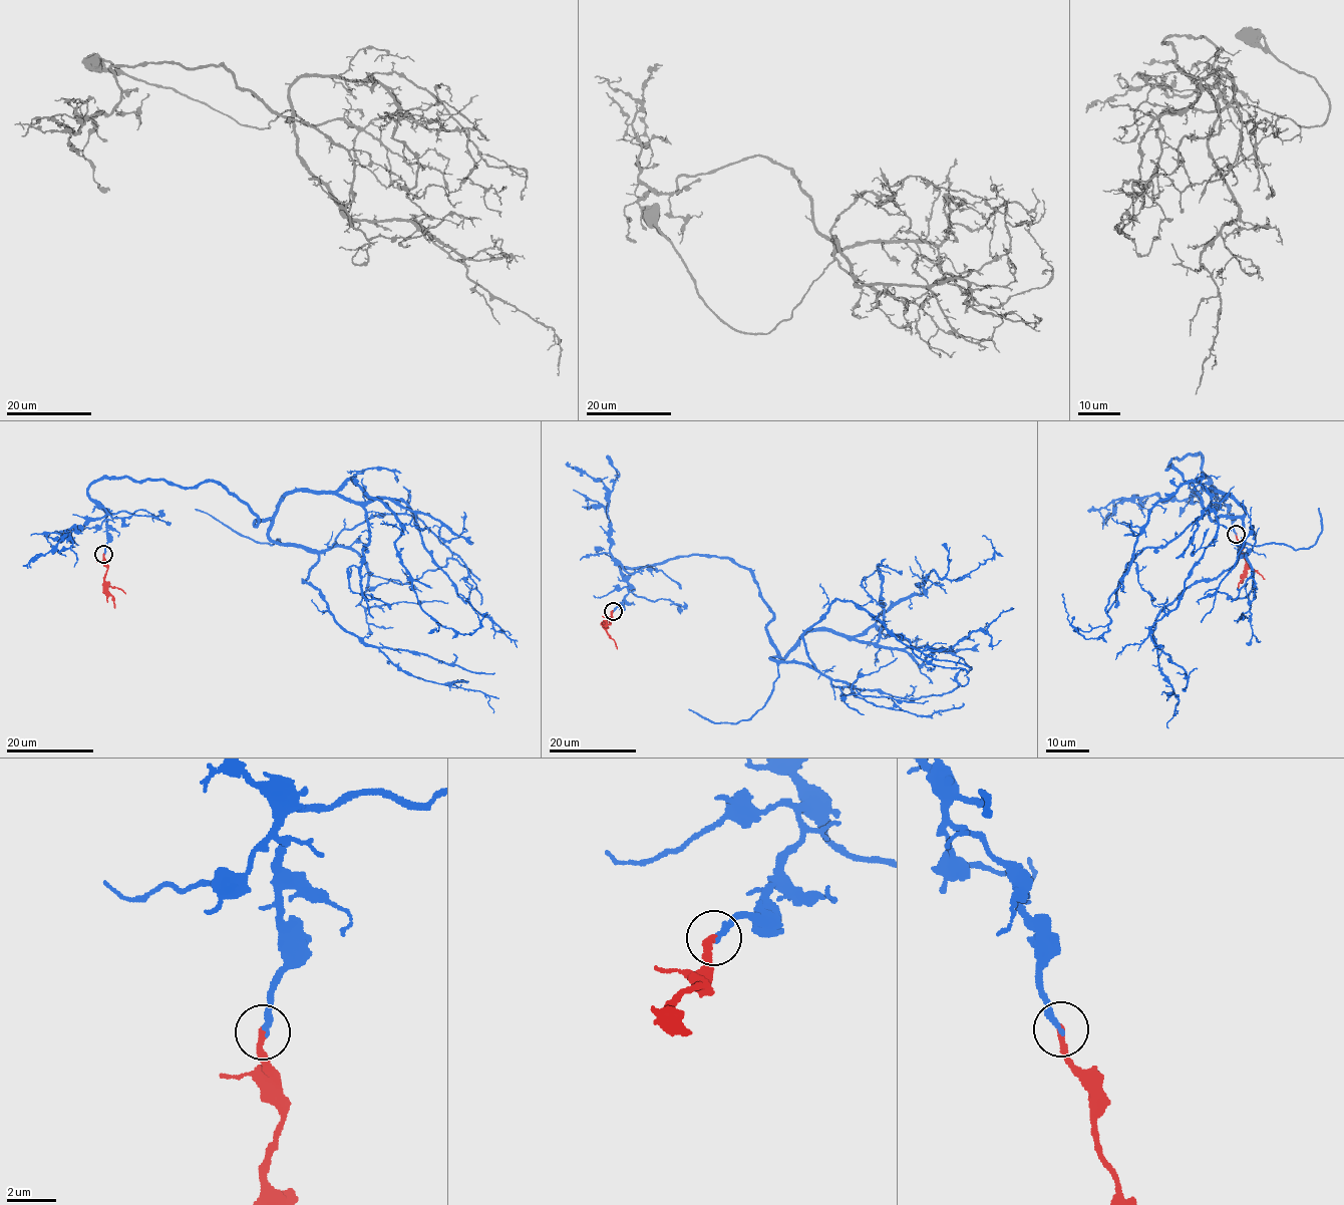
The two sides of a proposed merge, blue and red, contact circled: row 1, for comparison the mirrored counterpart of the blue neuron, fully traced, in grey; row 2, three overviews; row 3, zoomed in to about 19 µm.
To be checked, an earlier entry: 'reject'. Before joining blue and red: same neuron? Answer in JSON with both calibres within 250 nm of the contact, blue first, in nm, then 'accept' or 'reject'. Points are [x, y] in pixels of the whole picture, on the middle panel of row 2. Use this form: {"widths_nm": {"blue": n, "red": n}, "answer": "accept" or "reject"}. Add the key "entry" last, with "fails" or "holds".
{"widths_nm": {"blue": 240, "red": 260}, "answer": "accept", "entry": "fails"}

